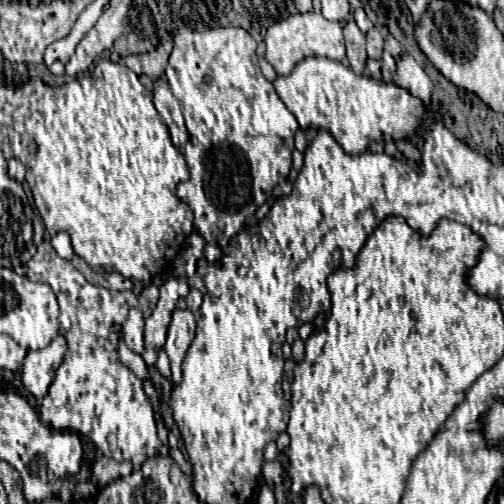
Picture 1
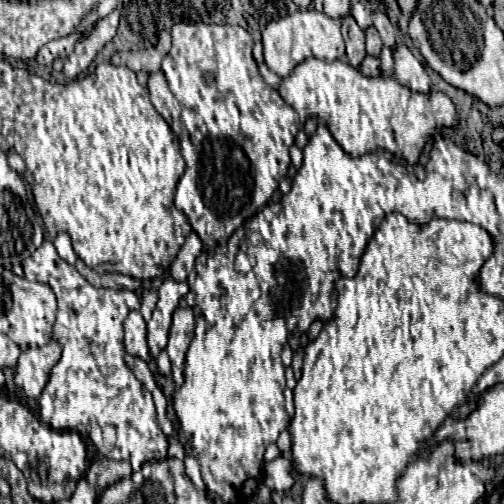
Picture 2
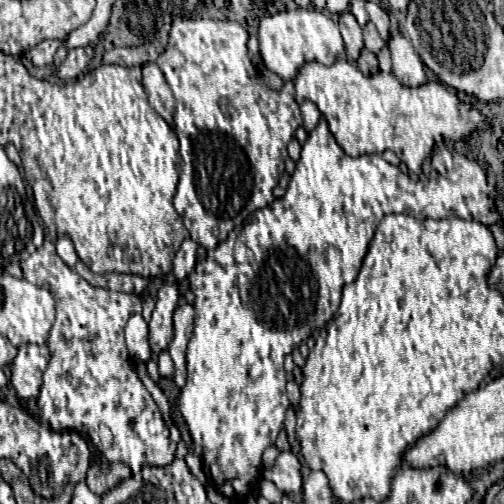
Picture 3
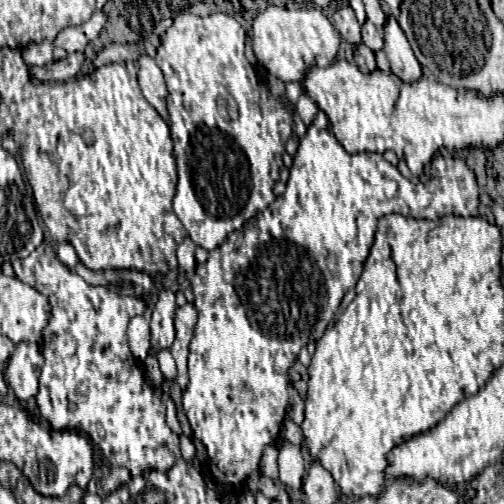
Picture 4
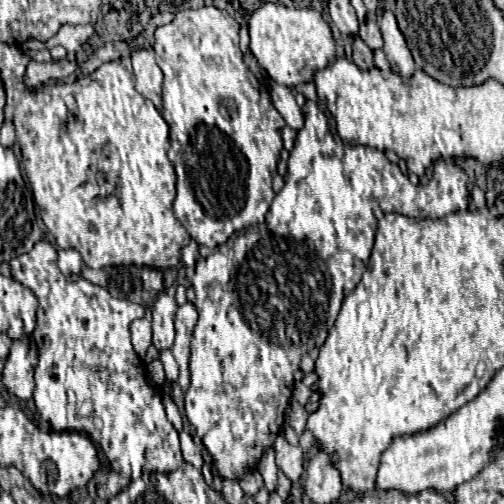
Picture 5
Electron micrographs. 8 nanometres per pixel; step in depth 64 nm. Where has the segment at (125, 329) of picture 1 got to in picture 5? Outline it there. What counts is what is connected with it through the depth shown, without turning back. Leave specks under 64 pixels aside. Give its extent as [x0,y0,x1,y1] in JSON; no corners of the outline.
[130,318,152,360]

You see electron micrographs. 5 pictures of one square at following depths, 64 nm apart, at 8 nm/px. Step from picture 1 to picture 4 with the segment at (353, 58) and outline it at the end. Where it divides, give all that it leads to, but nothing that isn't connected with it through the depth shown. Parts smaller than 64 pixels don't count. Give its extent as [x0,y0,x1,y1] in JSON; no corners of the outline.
[334,4,362,48]

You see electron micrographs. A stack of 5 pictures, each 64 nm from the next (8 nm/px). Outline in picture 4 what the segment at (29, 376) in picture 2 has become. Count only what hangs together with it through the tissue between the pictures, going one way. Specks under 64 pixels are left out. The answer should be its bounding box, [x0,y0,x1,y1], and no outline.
[6,342,44,400]

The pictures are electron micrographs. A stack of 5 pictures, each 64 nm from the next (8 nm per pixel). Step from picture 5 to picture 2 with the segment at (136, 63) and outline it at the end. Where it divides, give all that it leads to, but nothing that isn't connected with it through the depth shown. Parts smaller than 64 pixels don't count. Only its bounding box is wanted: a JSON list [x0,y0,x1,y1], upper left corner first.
[148,72,182,138]

